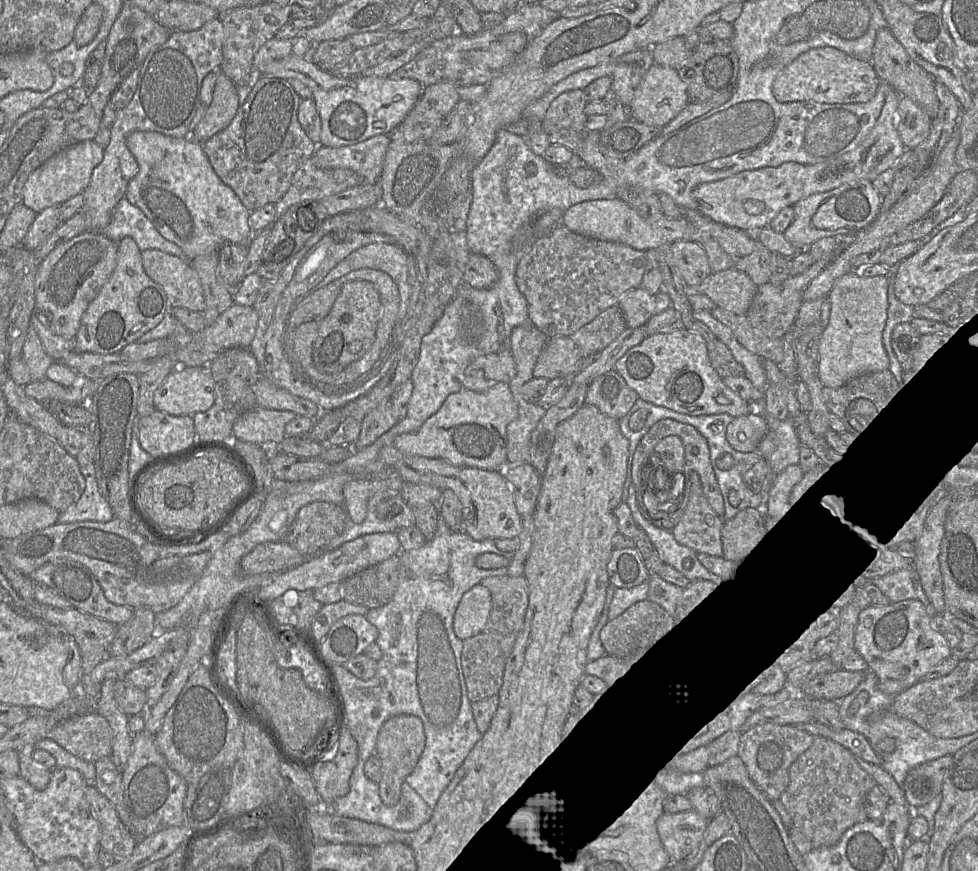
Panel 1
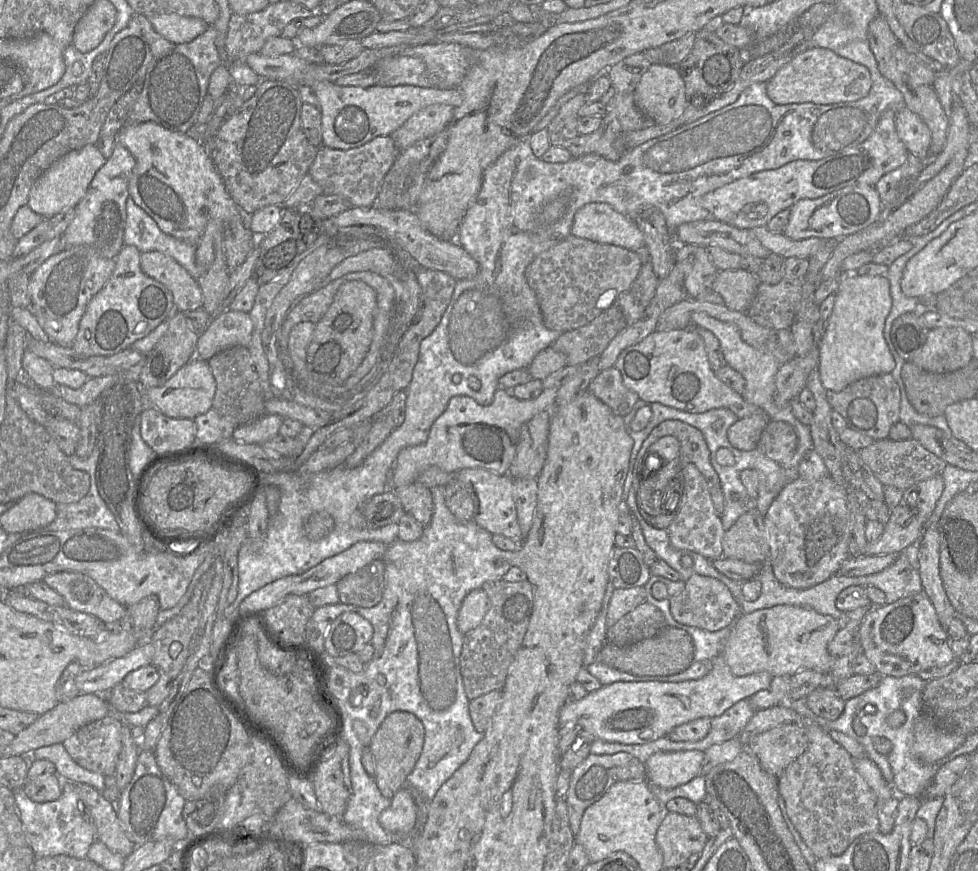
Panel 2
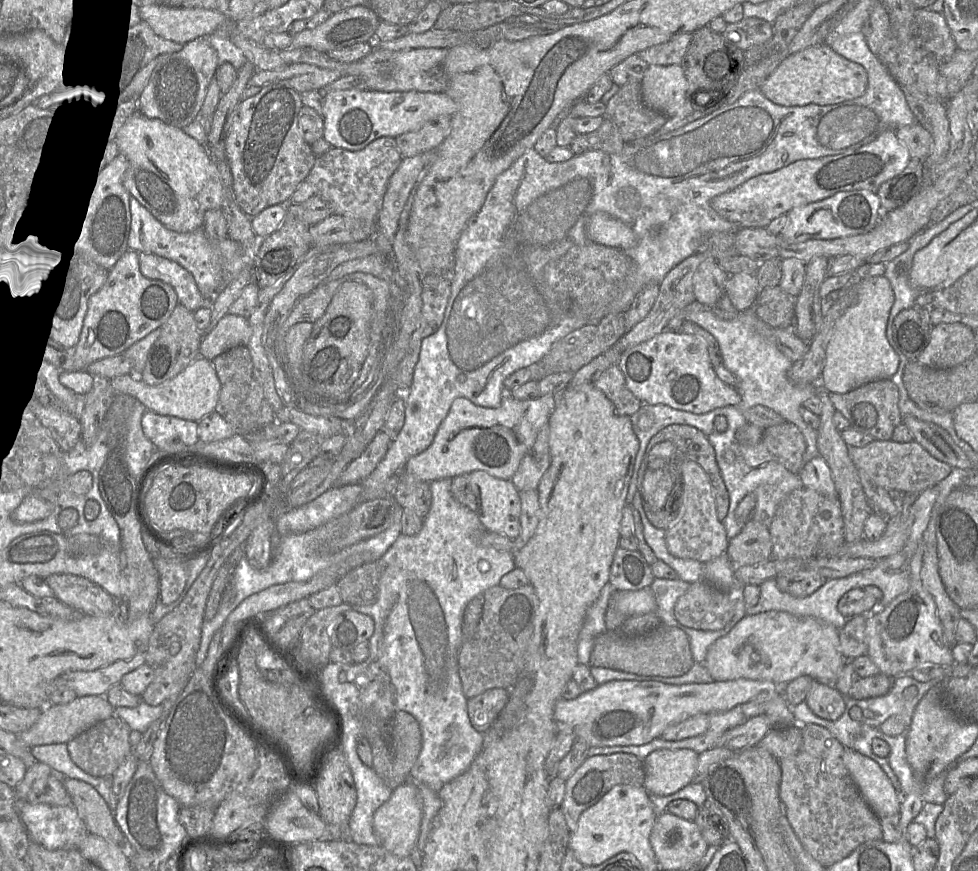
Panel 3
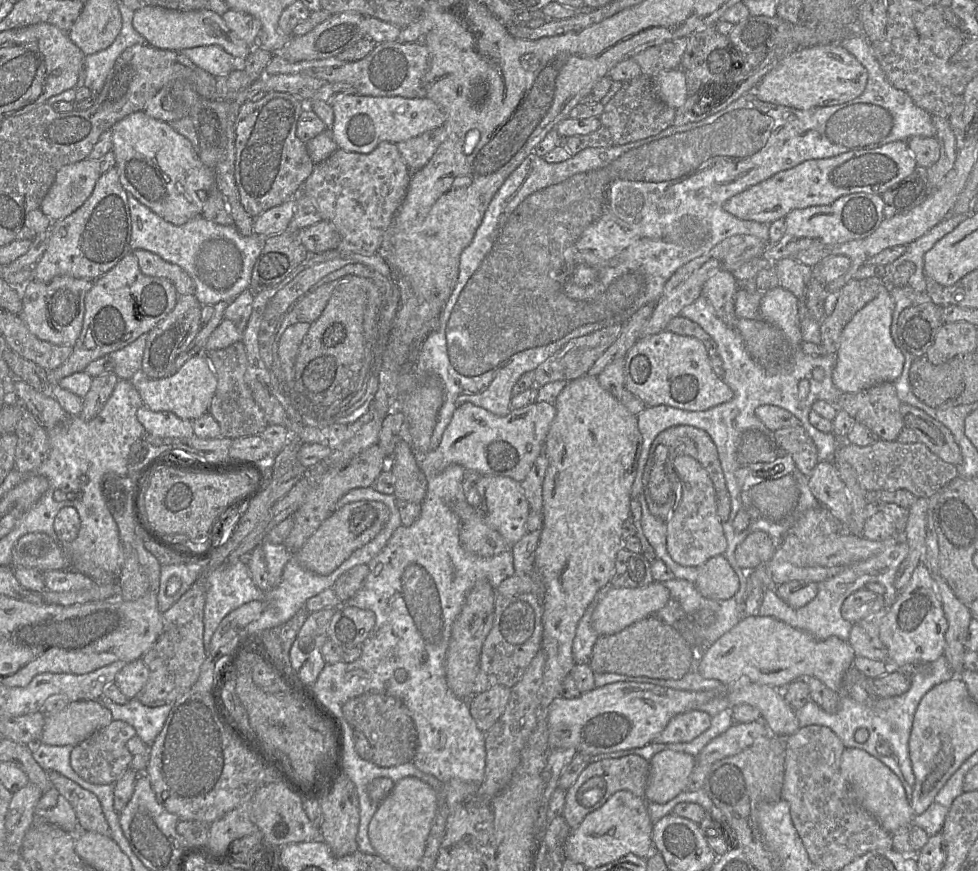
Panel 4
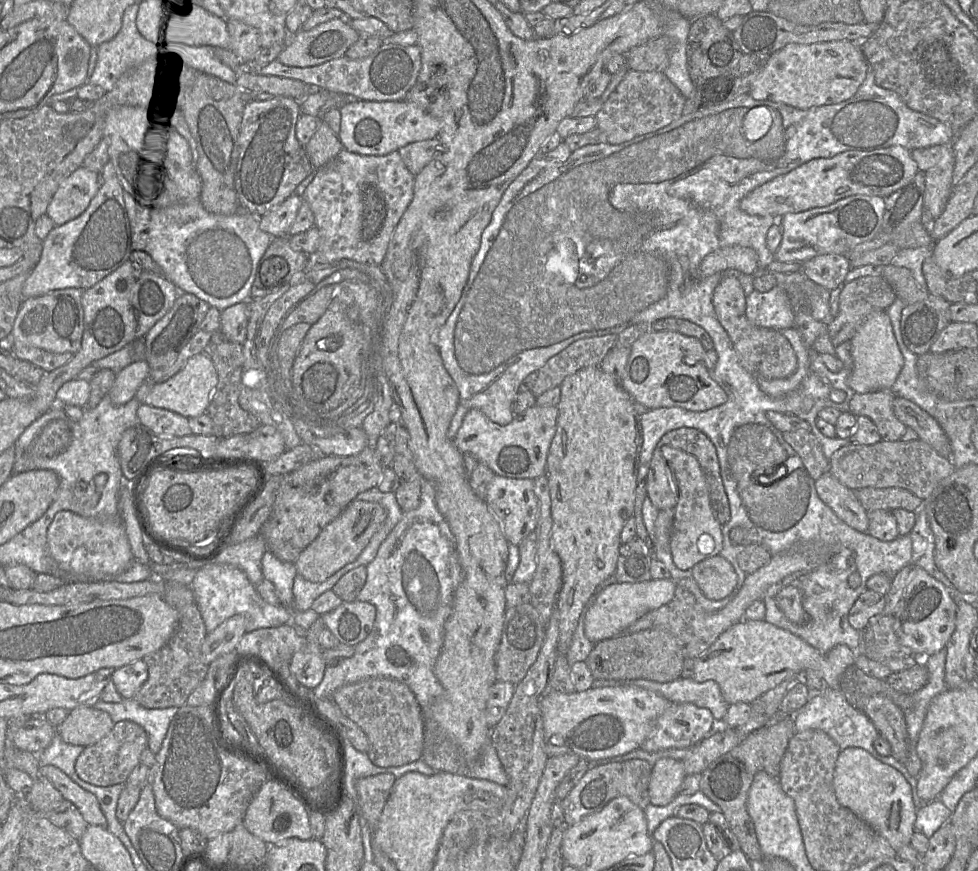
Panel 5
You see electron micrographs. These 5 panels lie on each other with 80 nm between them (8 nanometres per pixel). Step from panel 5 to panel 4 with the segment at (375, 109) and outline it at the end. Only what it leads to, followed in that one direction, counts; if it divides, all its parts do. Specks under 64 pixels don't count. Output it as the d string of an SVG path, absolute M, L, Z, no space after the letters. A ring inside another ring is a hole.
M349 94L332 103L334 123L330 134L340 149L367 154L381 142L399 143L428 130L443 126L444 112L427 97L405 98L401 96L362 96Z

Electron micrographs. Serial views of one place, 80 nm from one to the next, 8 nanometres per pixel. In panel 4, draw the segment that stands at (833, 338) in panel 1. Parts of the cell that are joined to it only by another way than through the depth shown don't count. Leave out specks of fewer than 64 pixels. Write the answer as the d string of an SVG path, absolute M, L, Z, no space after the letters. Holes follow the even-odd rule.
M886 285L843 329L832 373L833 384L843 393L858 392L884 382L894 383L901 375L905 358L891 336L893 311L894 300Z

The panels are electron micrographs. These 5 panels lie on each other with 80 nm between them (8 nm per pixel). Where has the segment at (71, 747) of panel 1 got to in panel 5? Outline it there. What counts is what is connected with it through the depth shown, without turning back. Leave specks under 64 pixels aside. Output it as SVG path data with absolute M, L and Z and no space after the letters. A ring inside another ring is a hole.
M128 720L120 721L100 741L84 748L75 762L75 770L82 780L95 786L125 784L134 767L141 762L141 753L147 747L148 736L142 726Z

